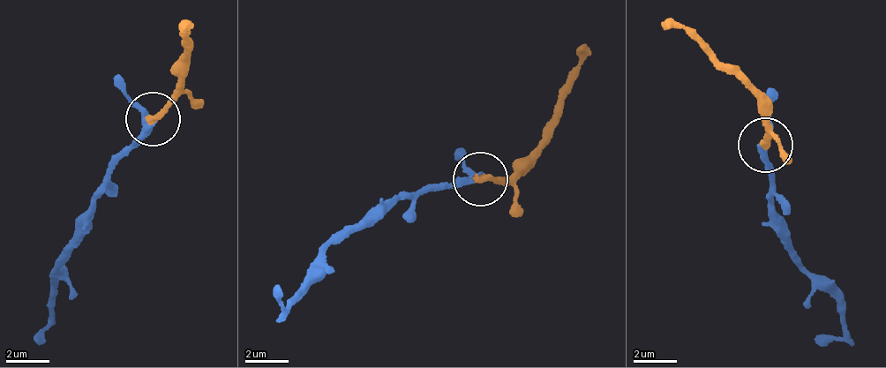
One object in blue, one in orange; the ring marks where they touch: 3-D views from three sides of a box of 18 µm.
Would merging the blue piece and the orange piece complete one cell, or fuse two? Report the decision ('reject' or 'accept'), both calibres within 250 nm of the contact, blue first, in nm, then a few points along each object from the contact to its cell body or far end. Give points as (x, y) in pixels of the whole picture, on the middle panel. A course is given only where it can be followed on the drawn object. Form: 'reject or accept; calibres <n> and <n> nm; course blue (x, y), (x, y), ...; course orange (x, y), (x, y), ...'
accept; calibres 240 and 300 nm; course blue (482, 177), (395, 200), (357, 224), (295, 299), (281, 305), (280, 282); course orange (482, 177), (504, 180), (530, 149), (585, 44)

